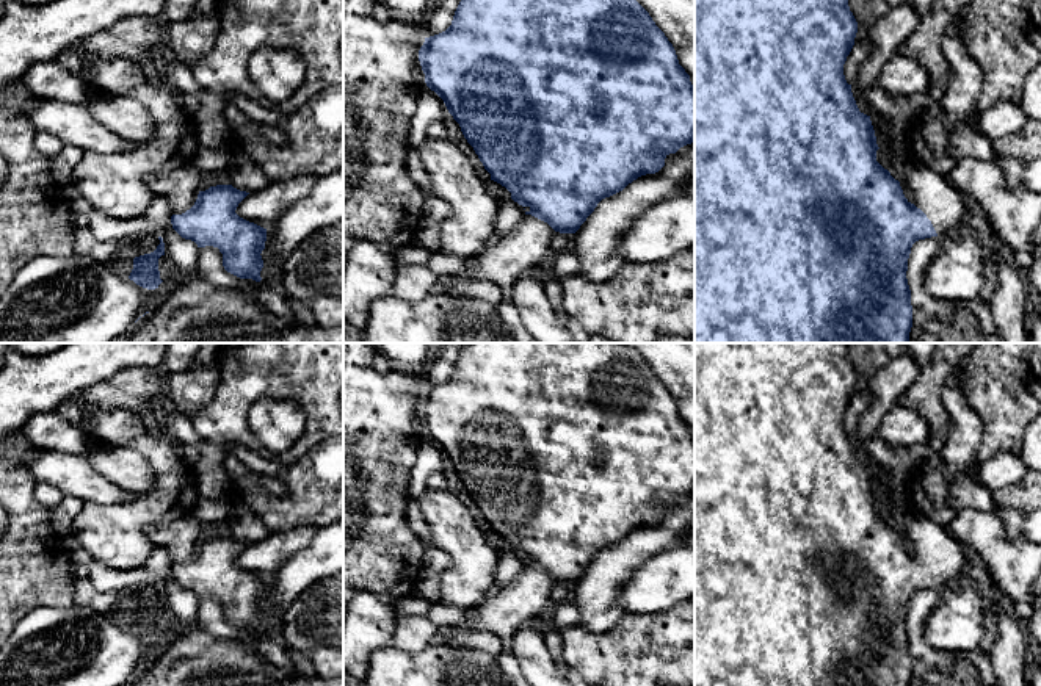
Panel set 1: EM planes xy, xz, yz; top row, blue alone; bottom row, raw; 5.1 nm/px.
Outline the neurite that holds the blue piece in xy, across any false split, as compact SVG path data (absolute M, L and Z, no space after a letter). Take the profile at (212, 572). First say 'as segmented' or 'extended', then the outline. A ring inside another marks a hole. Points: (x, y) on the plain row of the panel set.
extended | M180 517L154 523L144 529L152 547L165 548L171 558L172 579L198 598L213 597L223 605L223 617L240 630L260 633L267 579L240 569L235 561L249 545L232 536L199 540L202 522Z

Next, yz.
extended | M695 343L695 686L909 686L912 678L911 641L906 630L908 609L916 592L964 581L967 561L964 543L949 528L928 517L903 515L905 536L912 542L911 554L887 520L876 512L875 481L870 467L859 462L843 415L858 384L858 373L848 357L848 343Z

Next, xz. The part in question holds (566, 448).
extended | M466 343L455 362L452 376L439 385L425 388L419 401L419 412L426 437L444 451L464 489L491 525L491 531L505 537L514 553L530 559L510 584L492 589L467 619L448 626L458 634L467 630L489 631L502 642L508 642L531 617L552 608L550 592L557 583L575 584L602 550L622 542L641 526L658 523L669 504L676 504L695 492L695 437L690 426L679 415L673 395L649 363L622 343Z

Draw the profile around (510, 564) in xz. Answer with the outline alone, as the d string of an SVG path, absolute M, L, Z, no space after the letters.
M513 550L500 551L499 556L500 556L500 561L499 561L499 565L497 565L492 589L505 587L525 567L524 558L519 556L517 553L514 553Z

